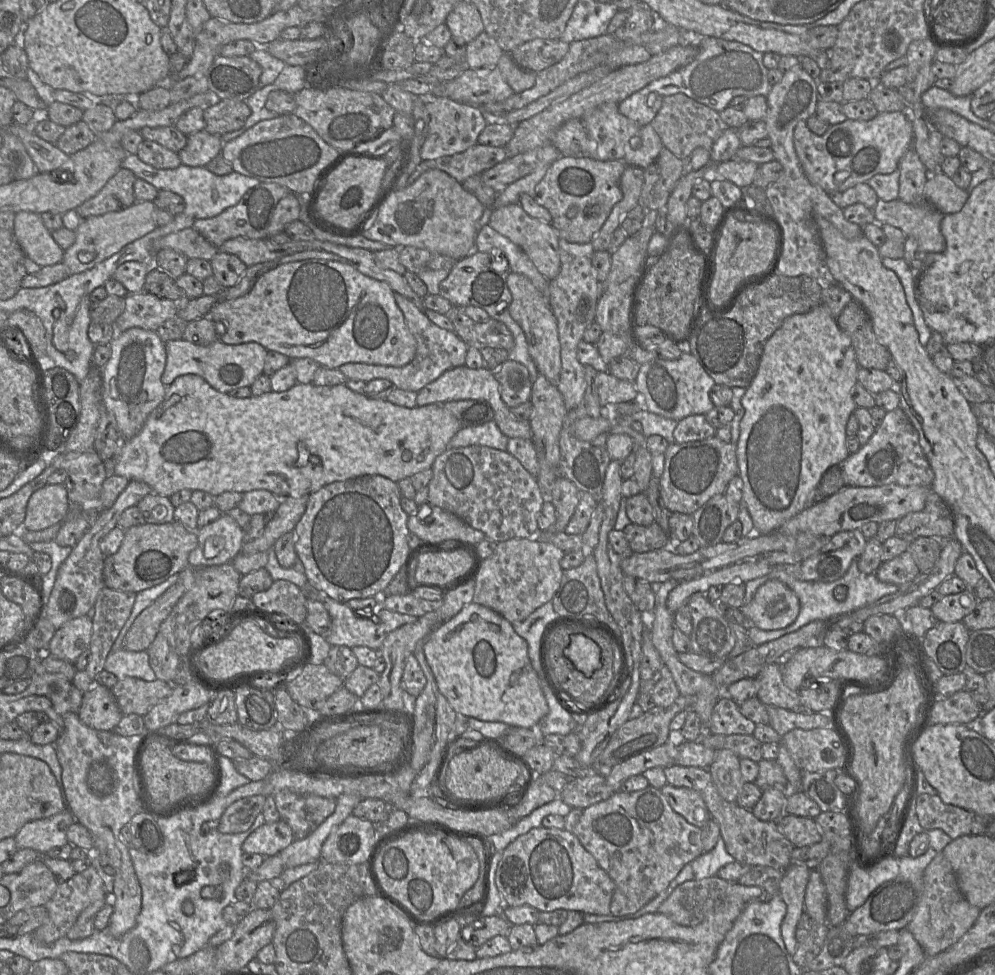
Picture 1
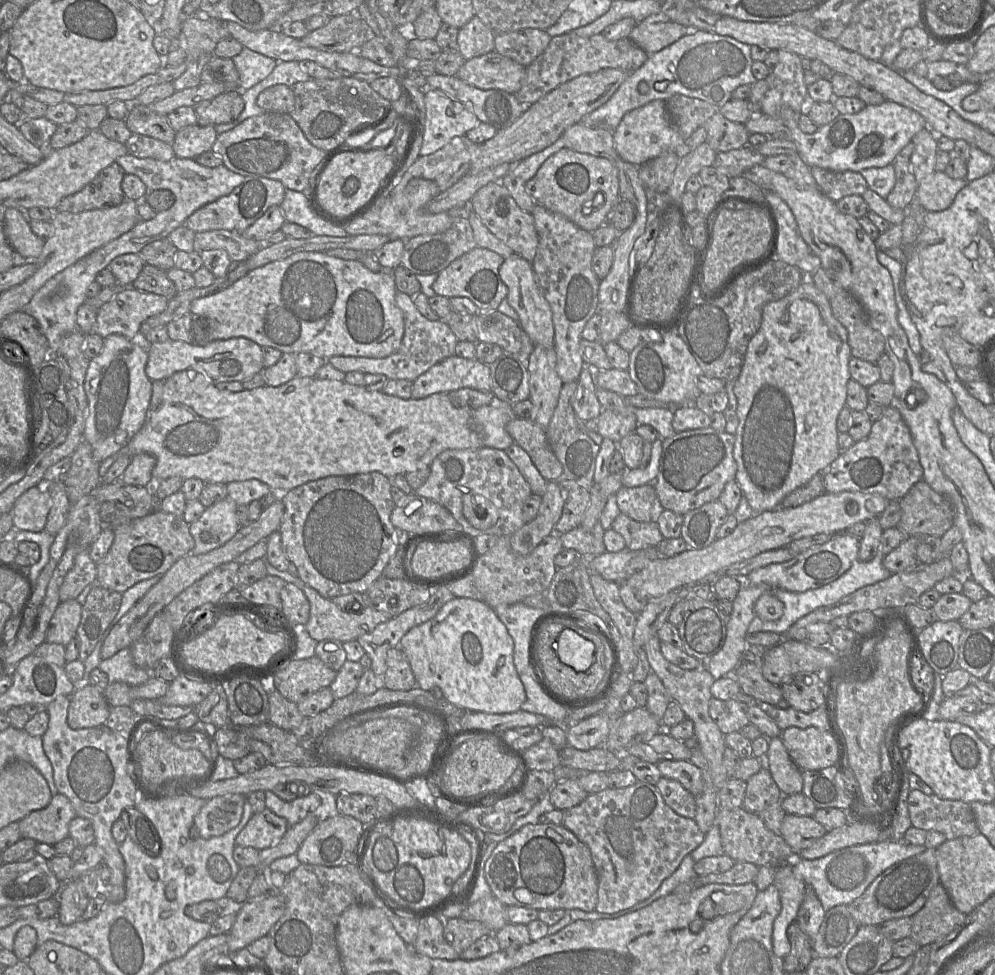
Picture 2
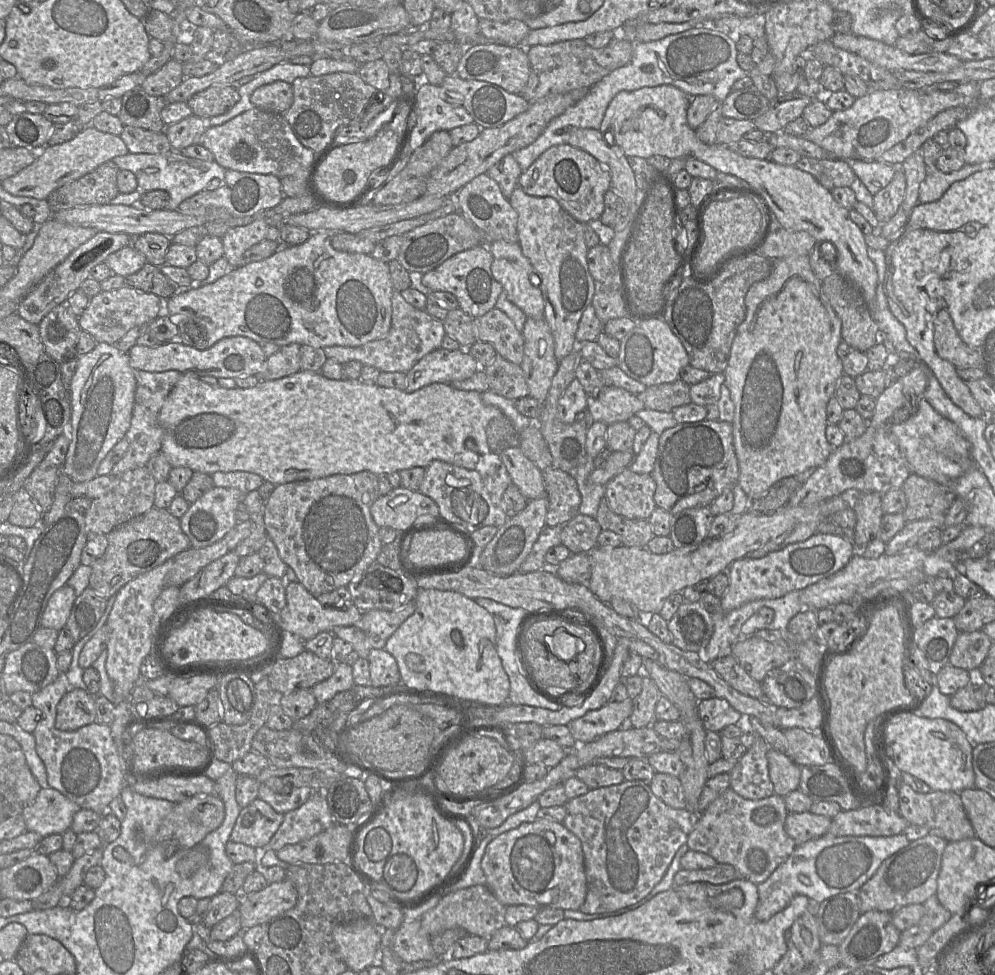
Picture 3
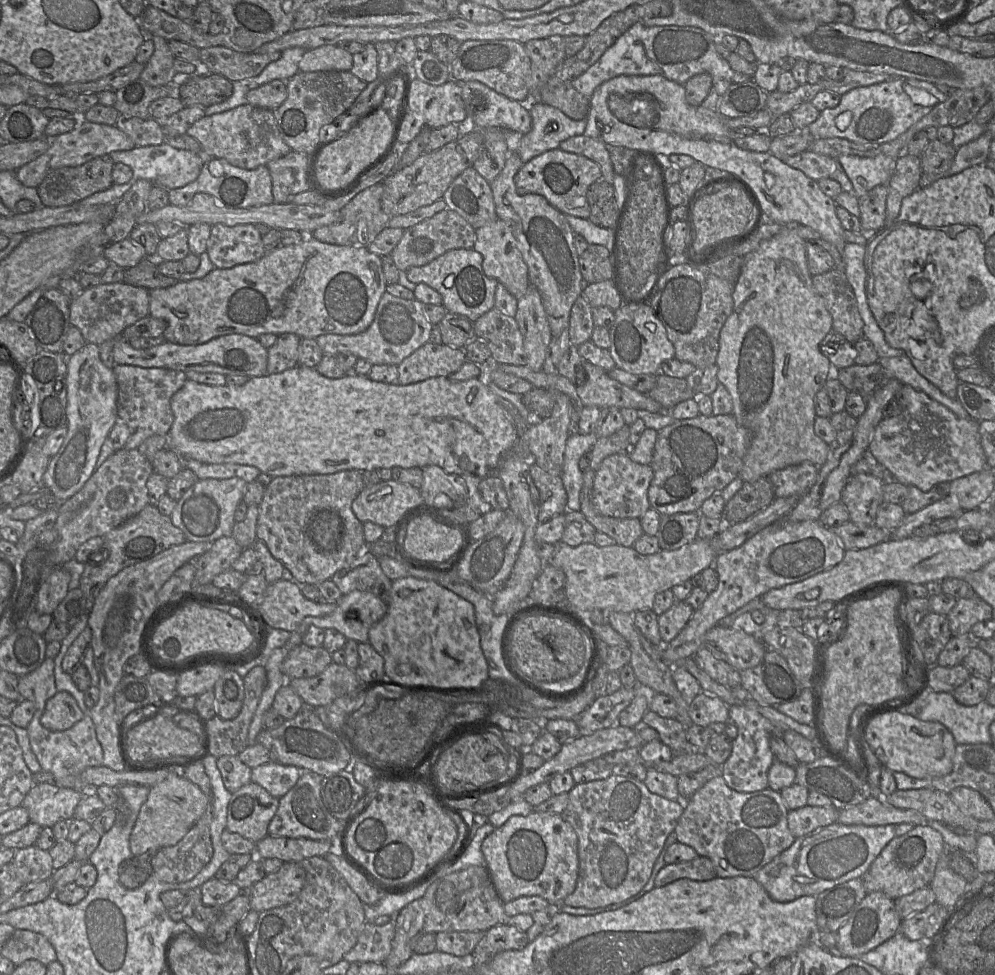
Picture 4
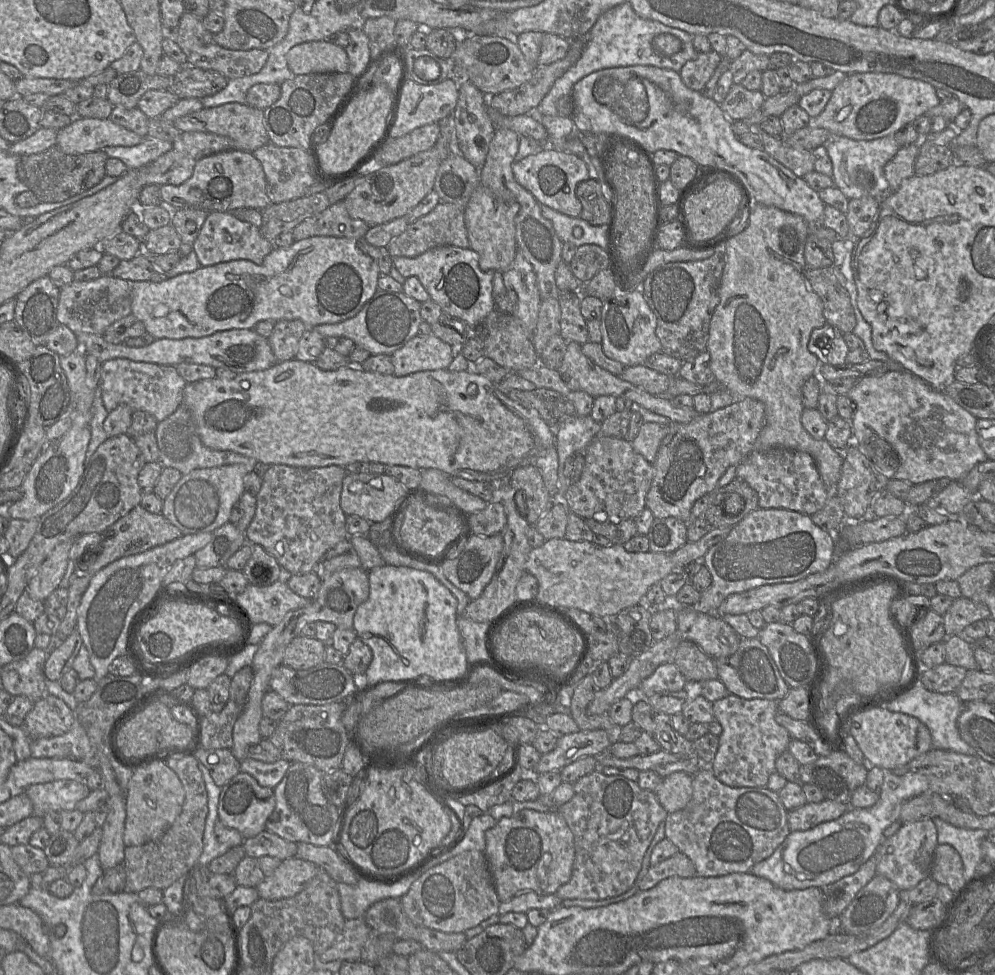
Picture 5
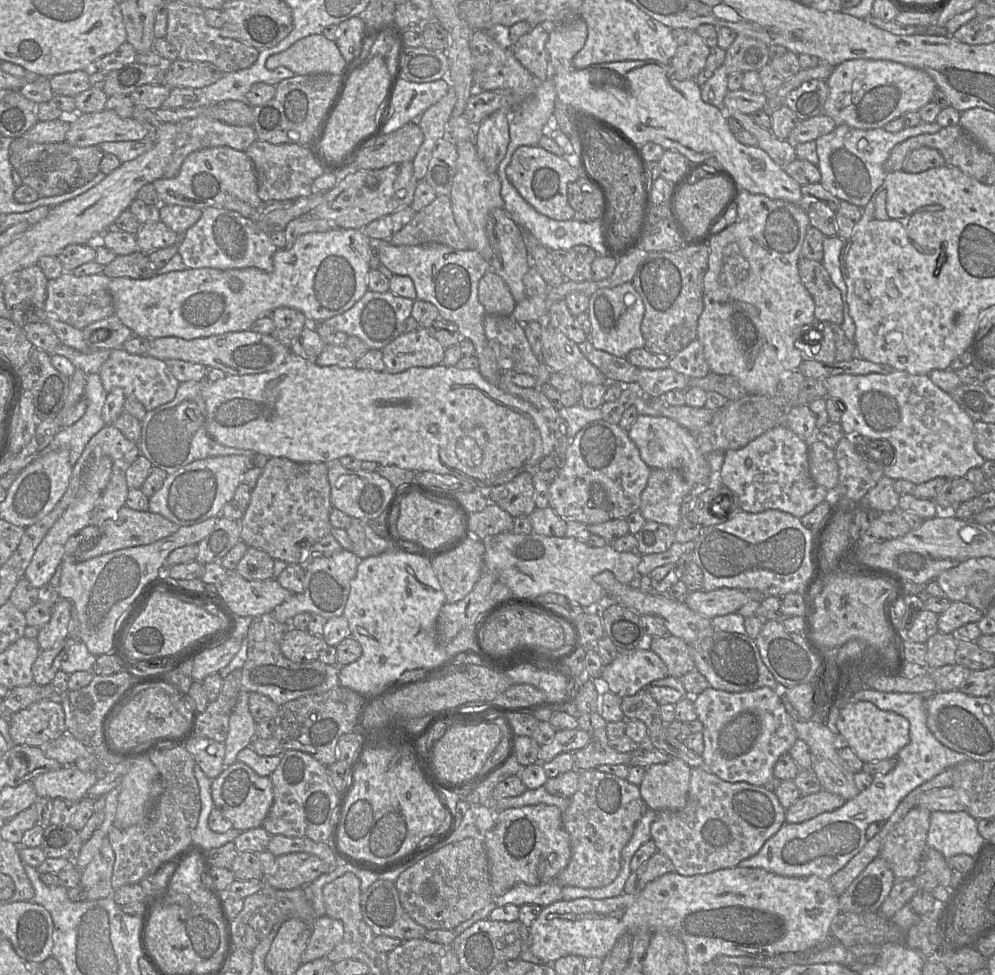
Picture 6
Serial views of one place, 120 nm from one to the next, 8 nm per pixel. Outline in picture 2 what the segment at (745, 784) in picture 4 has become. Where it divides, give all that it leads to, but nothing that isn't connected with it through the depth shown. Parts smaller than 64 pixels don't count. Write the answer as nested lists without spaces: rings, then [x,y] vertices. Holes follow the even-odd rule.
[[[766,756],[757,757],[762,761],[760,771],[747,781],[743,808],[752,813],[759,813],[771,805],[780,803],[783,795],[767,767]]]

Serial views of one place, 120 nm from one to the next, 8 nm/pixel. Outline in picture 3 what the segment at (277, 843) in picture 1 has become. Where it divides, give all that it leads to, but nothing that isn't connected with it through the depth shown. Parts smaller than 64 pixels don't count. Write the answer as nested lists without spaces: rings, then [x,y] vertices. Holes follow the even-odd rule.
[[[256,798],[249,805],[242,807],[230,835],[230,840],[264,850],[270,839],[283,822],[284,815],[276,812],[268,803]]]

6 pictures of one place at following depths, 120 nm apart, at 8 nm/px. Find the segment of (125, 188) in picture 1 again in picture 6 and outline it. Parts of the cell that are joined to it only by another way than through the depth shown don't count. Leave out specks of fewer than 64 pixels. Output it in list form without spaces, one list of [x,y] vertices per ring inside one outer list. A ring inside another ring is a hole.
[[[25,137],[14,138],[9,147],[9,160],[23,185],[34,189],[39,197],[71,192],[94,179],[104,152],[99,146],[77,147],[64,142],[36,143]]]

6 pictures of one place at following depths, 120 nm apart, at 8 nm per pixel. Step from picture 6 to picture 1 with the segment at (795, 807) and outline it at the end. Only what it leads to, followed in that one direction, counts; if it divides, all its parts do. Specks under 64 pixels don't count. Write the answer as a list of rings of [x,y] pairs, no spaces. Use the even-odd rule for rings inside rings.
[[[784,813],[778,820],[779,831],[794,847],[805,847],[819,843],[822,832],[814,819]]]

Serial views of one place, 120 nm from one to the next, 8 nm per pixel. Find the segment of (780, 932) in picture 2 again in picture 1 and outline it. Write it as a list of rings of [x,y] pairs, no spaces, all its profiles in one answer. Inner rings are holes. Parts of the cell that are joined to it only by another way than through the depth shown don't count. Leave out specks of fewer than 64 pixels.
[[[791,863],[784,872],[778,890],[787,906],[781,923],[781,936],[791,955],[797,950],[796,927],[804,913],[804,898],[810,871],[804,864]]]

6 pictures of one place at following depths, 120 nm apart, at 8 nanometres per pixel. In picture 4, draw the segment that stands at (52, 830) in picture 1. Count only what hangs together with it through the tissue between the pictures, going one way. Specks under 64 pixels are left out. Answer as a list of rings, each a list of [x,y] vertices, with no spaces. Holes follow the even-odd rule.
[[[35,783],[22,806],[27,810],[30,822],[42,828],[52,828],[61,820],[71,820],[82,798],[83,792],[72,788],[54,783]]]

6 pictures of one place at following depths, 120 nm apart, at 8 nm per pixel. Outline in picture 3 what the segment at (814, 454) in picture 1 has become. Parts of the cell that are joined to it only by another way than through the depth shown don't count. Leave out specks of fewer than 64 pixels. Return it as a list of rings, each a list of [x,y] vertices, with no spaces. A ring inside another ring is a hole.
[[[808,256],[772,261],[770,275],[747,291],[746,316],[737,329],[724,371],[724,385],[729,388],[735,405],[732,425],[739,463],[738,484],[749,498],[760,496],[781,479],[807,475],[826,463],[834,450],[826,438],[826,408],[844,374],[837,354],[842,323],[823,293],[821,281],[813,274]]]

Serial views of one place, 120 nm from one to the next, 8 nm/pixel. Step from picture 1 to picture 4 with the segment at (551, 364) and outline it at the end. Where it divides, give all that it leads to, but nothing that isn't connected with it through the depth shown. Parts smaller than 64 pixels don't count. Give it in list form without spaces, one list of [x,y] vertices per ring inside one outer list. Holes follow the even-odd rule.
[[[497,219],[476,229],[473,249],[482,255],[482,269],[486,276],[496,279],[516,298],[521,298],[530,286],[528,267],[523,260],[510,226]]]

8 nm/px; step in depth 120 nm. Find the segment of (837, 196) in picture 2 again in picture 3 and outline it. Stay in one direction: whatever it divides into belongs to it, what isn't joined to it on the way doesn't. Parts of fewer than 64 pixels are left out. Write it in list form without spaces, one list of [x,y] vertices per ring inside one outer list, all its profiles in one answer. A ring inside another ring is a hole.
[[[801,157],[795,167],[811,174],[824,188],[850,187],[857,176],[846,160]]]

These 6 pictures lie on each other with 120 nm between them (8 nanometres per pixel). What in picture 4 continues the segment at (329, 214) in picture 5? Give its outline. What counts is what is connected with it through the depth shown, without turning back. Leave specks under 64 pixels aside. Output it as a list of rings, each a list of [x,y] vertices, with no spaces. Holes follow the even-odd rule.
[[[382,182],[360,191],[340,210],[339,222],[322,226],[310,235],[329,244],[368,248],[377,235],[387,227],[387,223],[392,217],[386,214],[381,207],[383,191]]]

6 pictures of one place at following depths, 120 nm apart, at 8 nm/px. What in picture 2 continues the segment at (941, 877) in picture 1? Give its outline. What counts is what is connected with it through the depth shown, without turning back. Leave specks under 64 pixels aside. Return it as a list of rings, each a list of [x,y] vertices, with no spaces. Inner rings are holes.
[[[938,883],[924,906],[912,916],[910,937],[920,947],[931,944],[961,926],[966,916],[953,905],[944,886]]]

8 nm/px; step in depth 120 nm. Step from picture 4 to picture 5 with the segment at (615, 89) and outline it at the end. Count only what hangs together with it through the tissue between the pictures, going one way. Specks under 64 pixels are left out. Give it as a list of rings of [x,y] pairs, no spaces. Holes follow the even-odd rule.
[[[649,65],[605,68],[580,79],[574,85],[571,96],[574,101],[572,119],[576,131],[603,133],[607,139],[619,141],[637,141],[651,153],[657,150],[672,150],[691,158],[699,167],[727,169],[740,178],[754,203],[796,214],[809,225],[821,224],[825,203],[818,192],[764,150],[749,148],[739,142],[731,128],[732,121],[720,106],[713,99],[686,87],[679,73]]]

